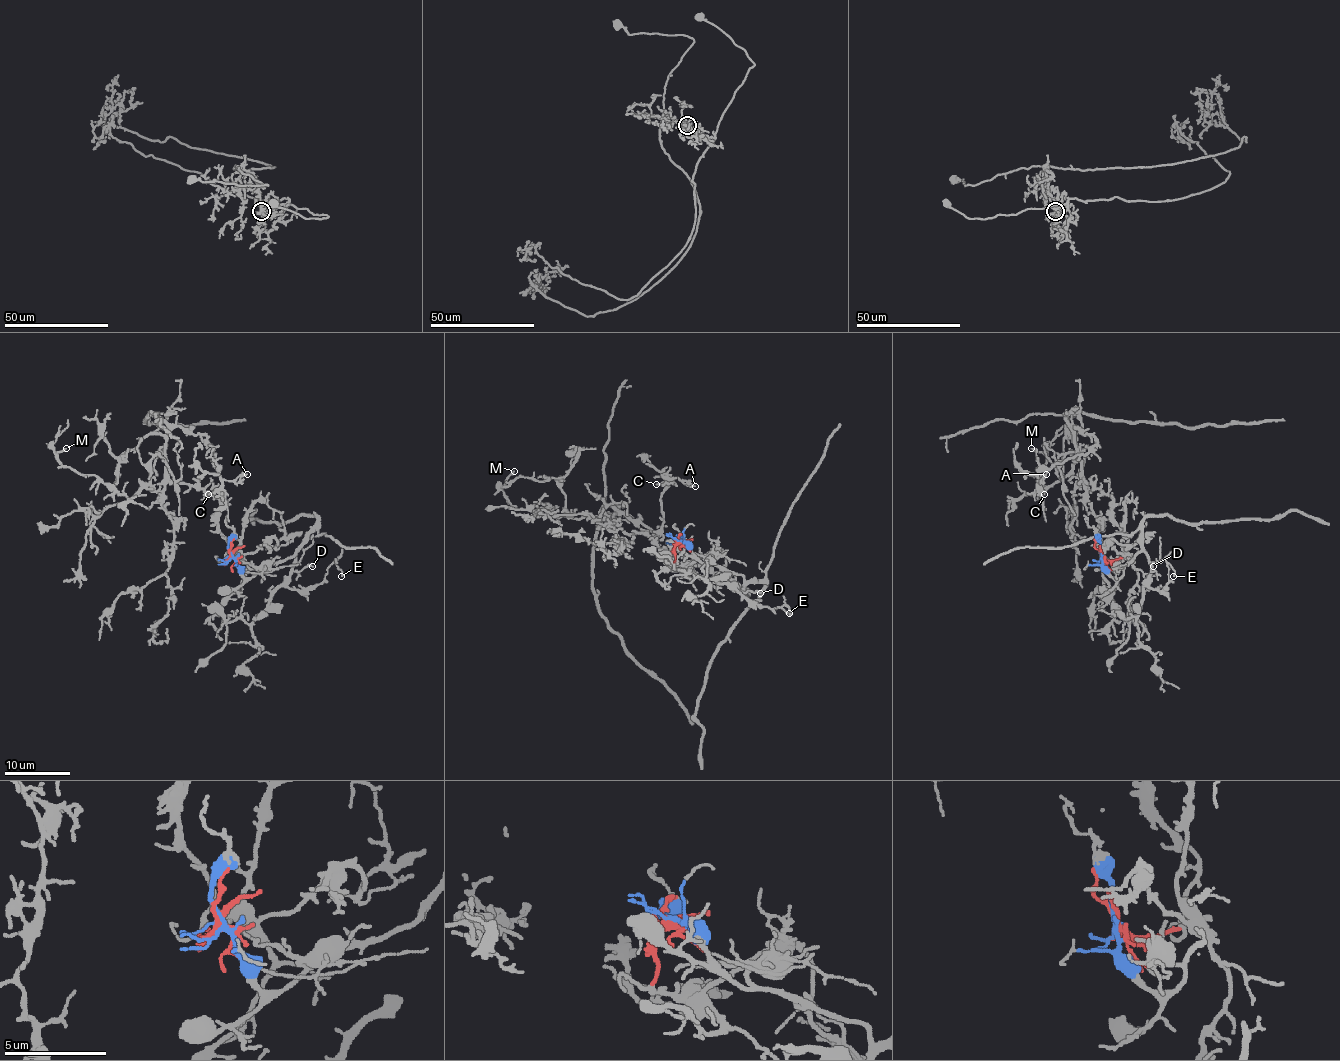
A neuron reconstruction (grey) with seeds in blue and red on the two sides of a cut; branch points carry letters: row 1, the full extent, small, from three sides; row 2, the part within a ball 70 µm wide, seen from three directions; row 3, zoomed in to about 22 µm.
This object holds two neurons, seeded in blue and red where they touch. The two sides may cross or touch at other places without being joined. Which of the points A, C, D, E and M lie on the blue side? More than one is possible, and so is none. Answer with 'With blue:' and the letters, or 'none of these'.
With blue: D, E

